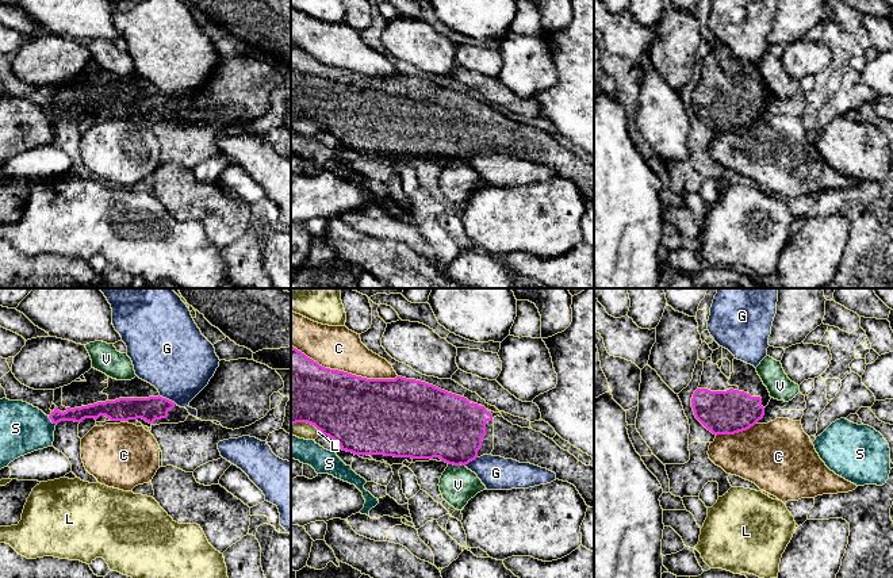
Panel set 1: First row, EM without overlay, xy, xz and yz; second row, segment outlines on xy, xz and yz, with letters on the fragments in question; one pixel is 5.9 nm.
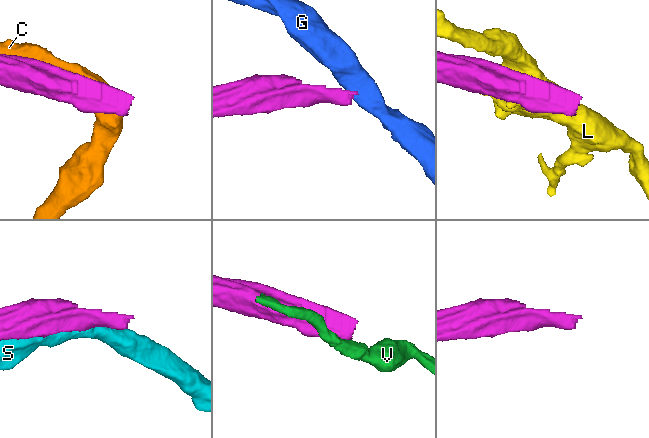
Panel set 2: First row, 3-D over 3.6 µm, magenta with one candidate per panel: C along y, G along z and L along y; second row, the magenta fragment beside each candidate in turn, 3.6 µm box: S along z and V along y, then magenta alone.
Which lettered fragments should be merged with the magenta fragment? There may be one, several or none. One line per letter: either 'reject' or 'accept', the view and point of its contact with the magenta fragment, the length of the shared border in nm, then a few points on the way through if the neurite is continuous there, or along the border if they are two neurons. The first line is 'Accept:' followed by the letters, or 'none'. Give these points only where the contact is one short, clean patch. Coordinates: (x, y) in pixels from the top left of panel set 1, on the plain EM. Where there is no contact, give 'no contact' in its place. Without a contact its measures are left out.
Accept: none
C: reject; meets magenta in xz at (342, 68); contact 650 nm long
G: reject; meets magenta in xy at (168, 96); contact 120 nm long; border along xy (158, 92), (176, 100)
L: reject; meets magenta in xz at (306, 118); contact 190 nm long
S: reject; meets magenta in xy at (52, 118); contact 80 nm long
V: reject; meets magenta in xz at (456, 161); contact 110 nm long; border along xz (448, 160), (464, 163)

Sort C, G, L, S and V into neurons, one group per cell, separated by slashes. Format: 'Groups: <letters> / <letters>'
Groups: C / G / L / S / V

